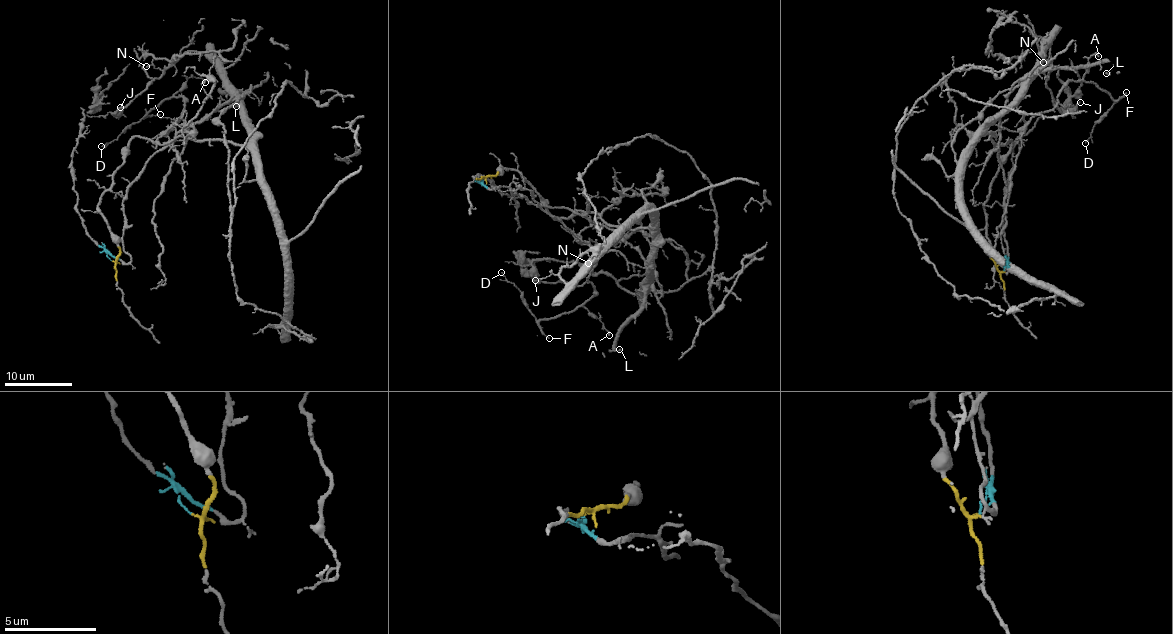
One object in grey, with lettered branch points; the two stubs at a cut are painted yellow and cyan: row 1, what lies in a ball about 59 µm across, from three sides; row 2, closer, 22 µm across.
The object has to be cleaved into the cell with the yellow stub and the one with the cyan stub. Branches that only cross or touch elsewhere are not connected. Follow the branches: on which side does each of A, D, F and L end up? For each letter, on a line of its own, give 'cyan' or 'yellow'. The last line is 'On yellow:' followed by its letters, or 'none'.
A: cyan
D: cyan
F: cyan
L: yellow
On yellow: L

